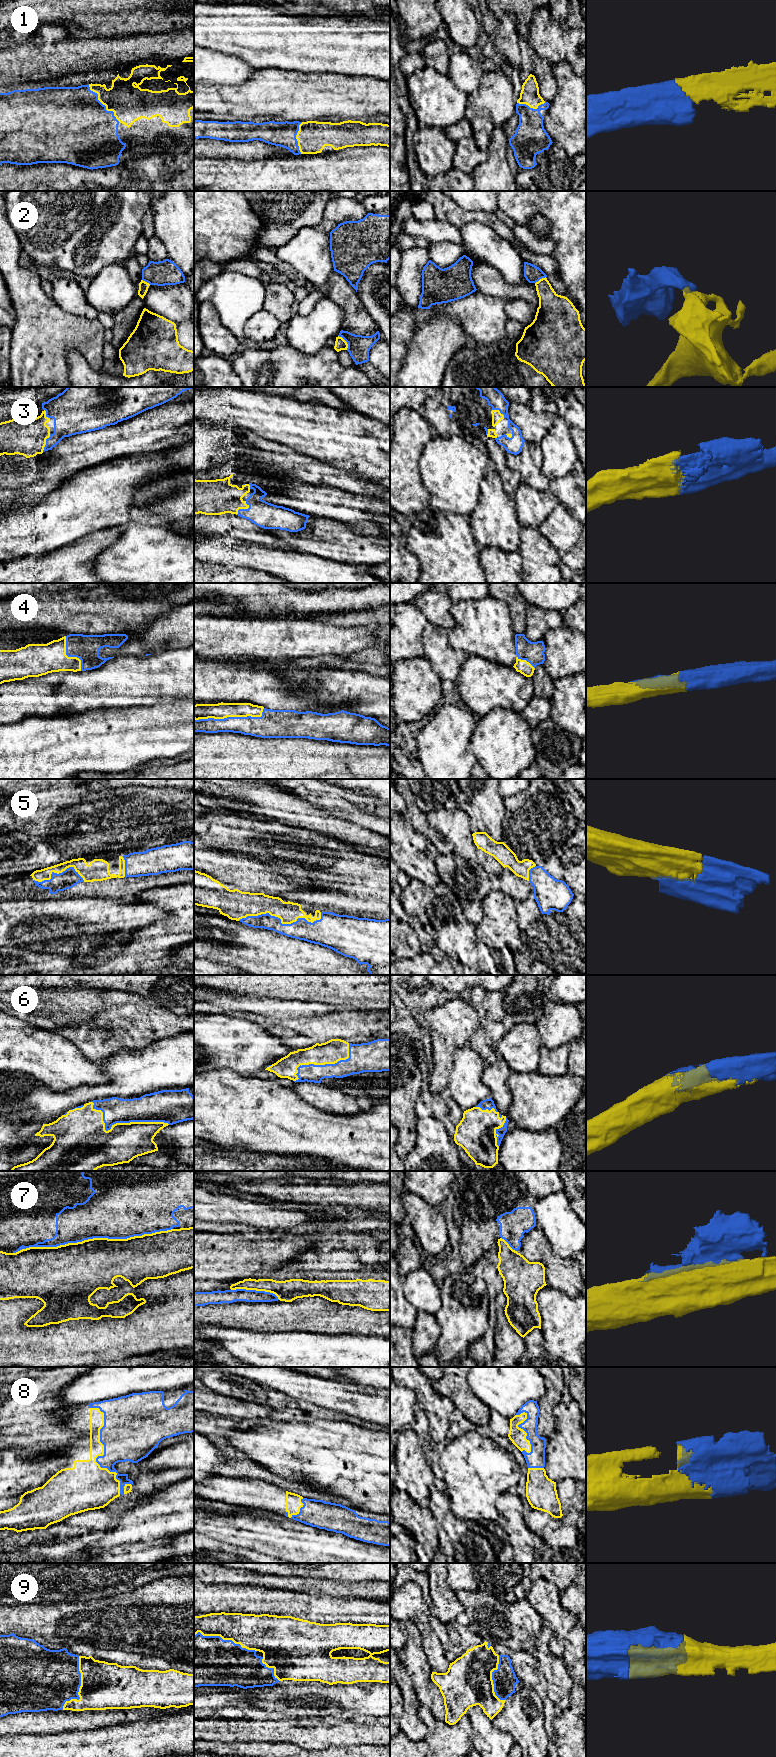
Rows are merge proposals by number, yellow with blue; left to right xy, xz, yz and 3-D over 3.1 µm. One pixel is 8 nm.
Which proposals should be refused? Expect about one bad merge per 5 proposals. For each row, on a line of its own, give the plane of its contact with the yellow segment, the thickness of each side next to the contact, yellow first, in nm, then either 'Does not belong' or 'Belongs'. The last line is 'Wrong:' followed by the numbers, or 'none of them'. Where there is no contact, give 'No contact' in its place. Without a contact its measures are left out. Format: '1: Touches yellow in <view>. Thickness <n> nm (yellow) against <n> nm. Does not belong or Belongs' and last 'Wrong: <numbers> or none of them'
1: Touches yellow in xy. Thickness 300 nm (yellow) against 500 nm. Belongs
2: Touches yellow in xz. Thickness 100 nm (yellow) against 180 nm. Does not belong
3: Touches yellow in xz. Thickness 280 nm (yellow) against 200 nm. Belongs
4: Touches yellow in xz. Thickness 130 nm (yellow) against 160 nm. Belongs
5: Touches yellow in xz. Thickness 180 nm (yellow) against 160 nm. Belongs
6: Touches yellow in xy. Thickness 300 nm (yellow) against 220 nm. Belongs
7: Touches yellow in xy. Thickness 420 nm (yellow) against 420 nm. Does not belong
8: Touches yellow in xy. Thickness 300 nm (yellow) against 420 nm. Belongs
9: Touches yellow in xy. Thickness 380 nm (yellow) against 440 nm. Belongs
Wrong: 2, 7

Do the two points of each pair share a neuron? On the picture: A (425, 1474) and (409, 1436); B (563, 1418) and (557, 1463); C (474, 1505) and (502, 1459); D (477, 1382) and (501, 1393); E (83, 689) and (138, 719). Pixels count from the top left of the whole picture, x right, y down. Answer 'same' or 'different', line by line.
A: same
B: same
C: same
D: same
E: different

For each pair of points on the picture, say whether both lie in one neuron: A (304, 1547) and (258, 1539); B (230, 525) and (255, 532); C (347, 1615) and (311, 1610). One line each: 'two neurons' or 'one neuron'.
A: one neuron
B: one neuron
C: one neuron

